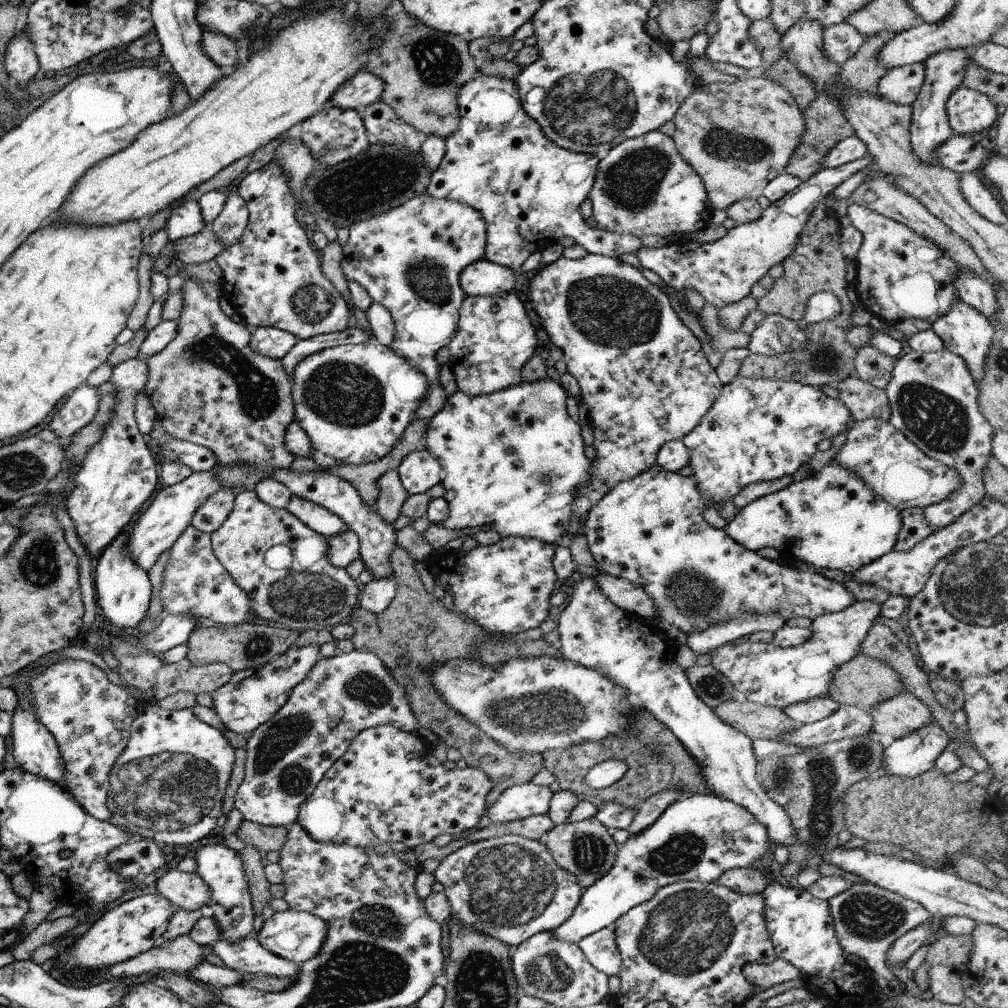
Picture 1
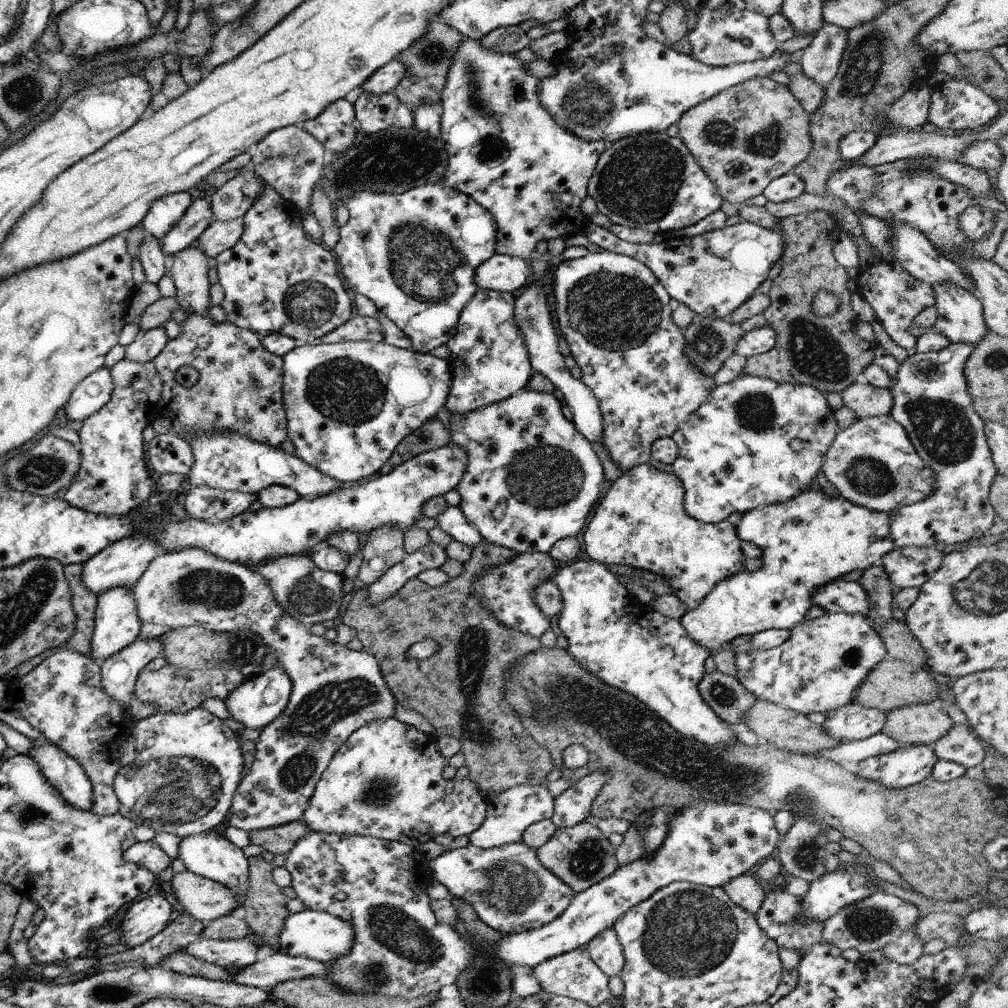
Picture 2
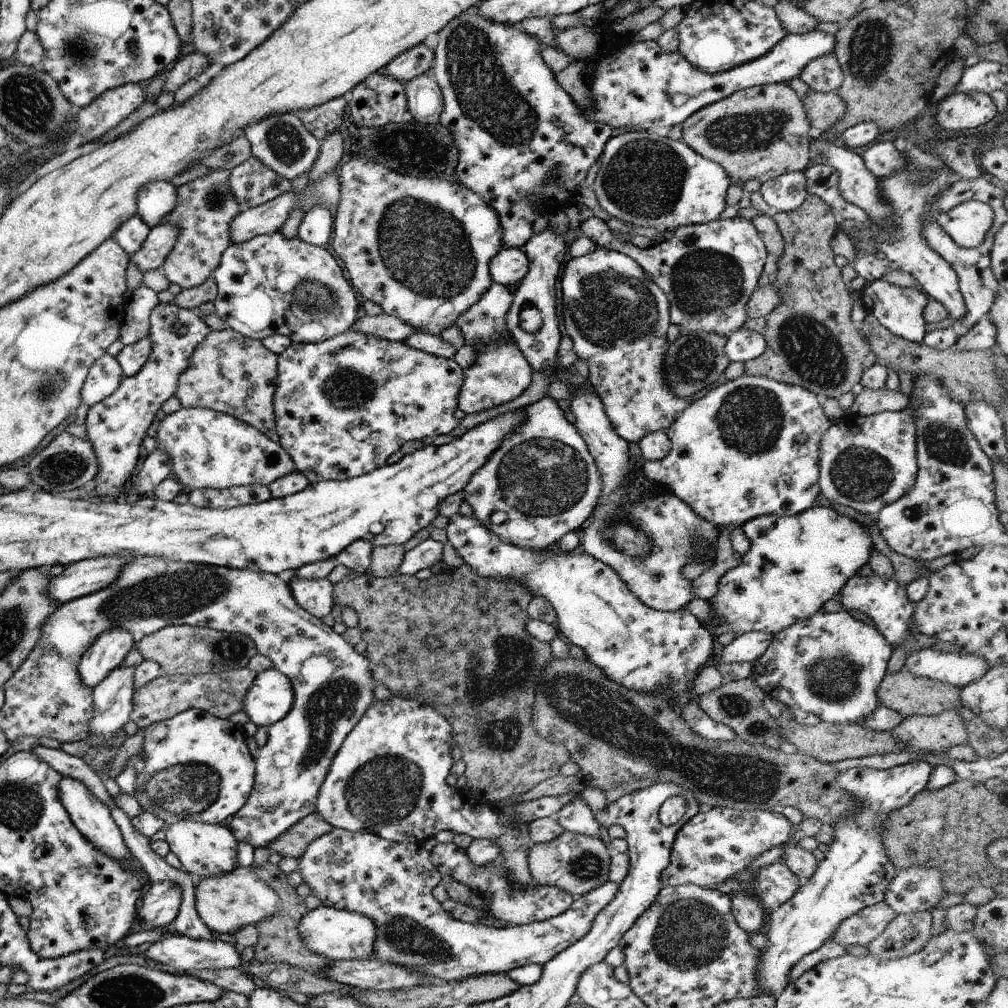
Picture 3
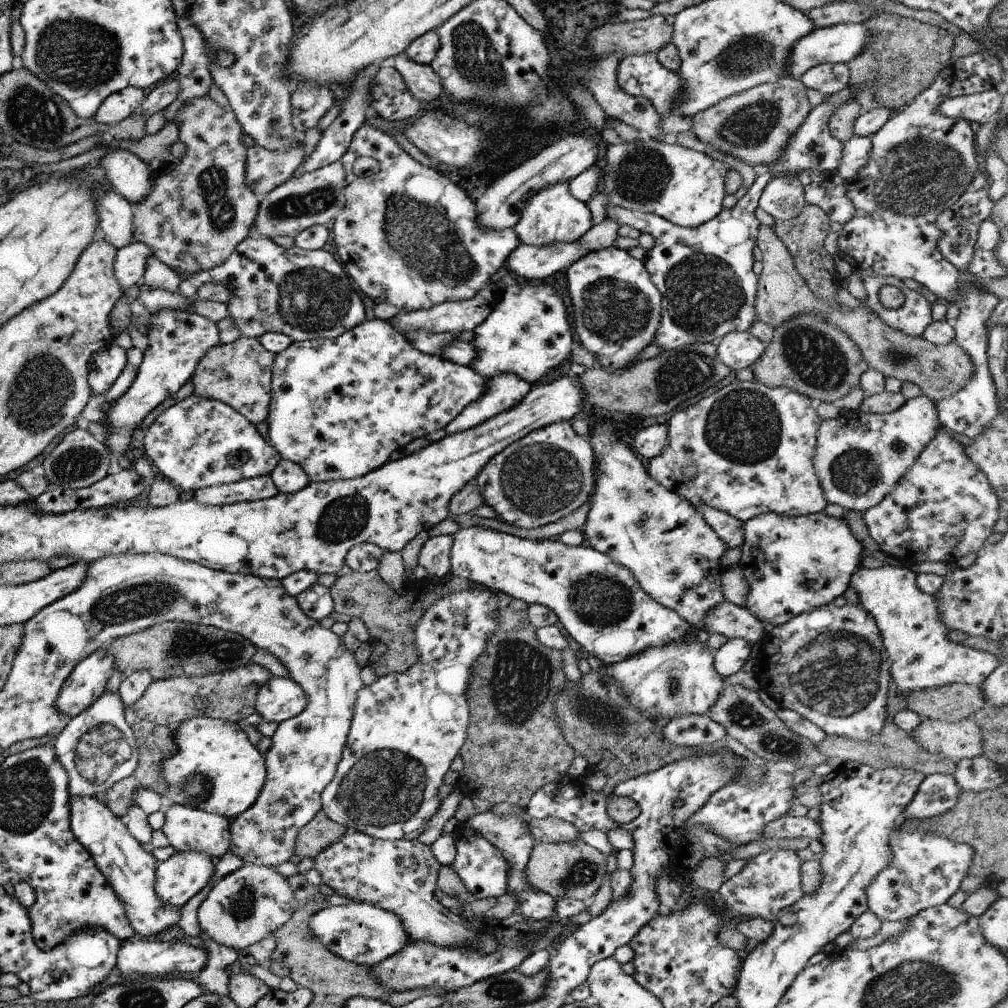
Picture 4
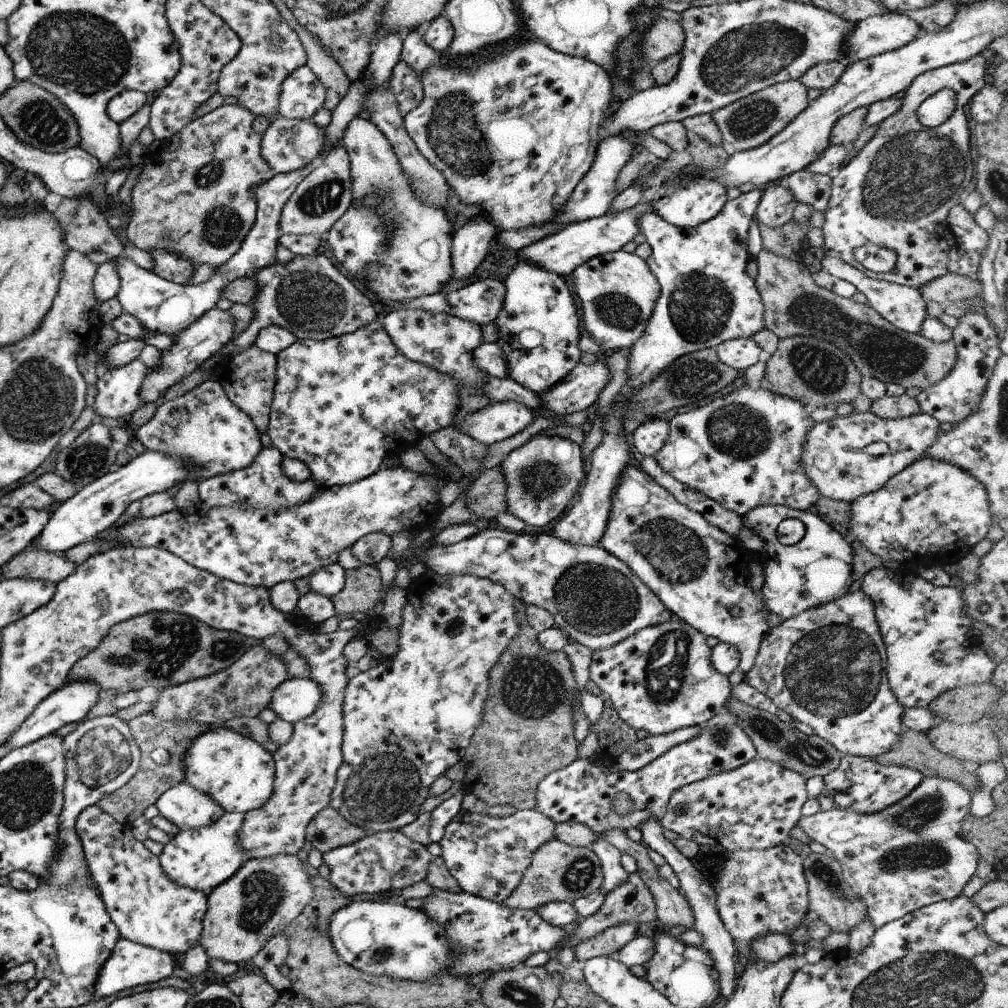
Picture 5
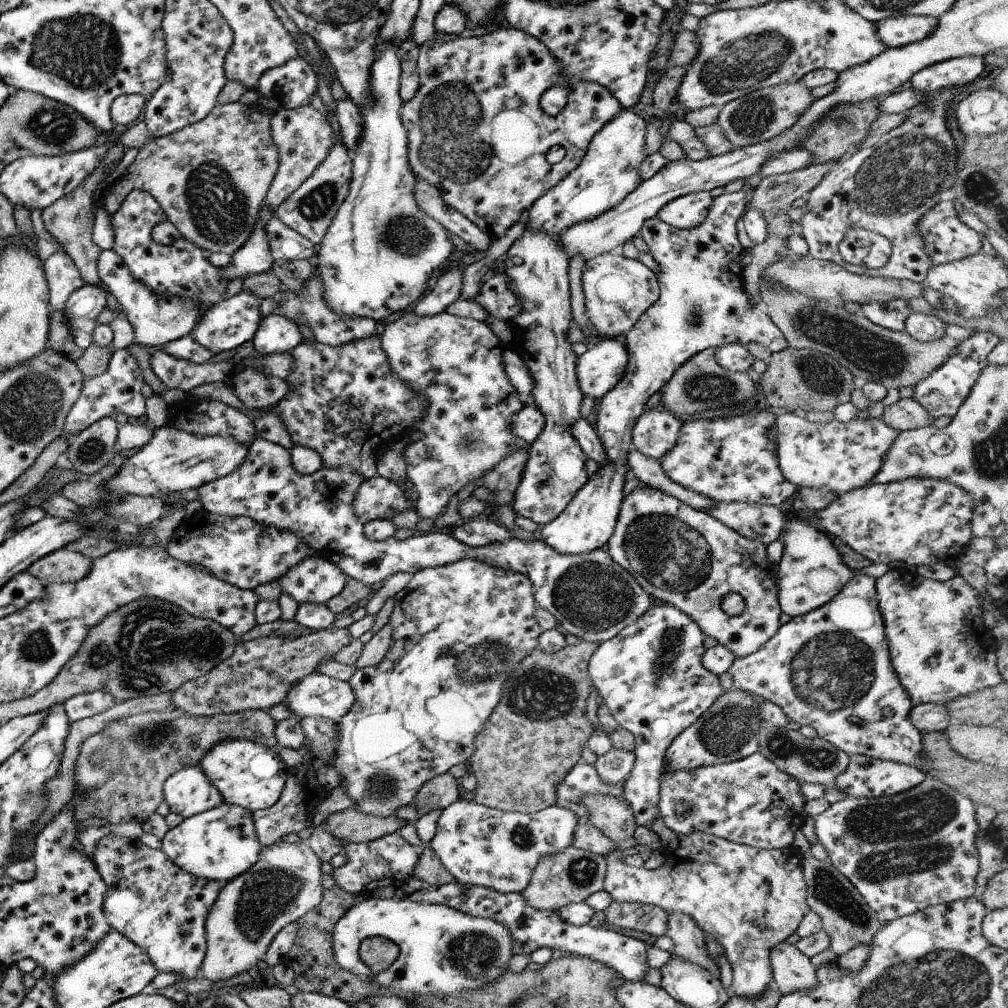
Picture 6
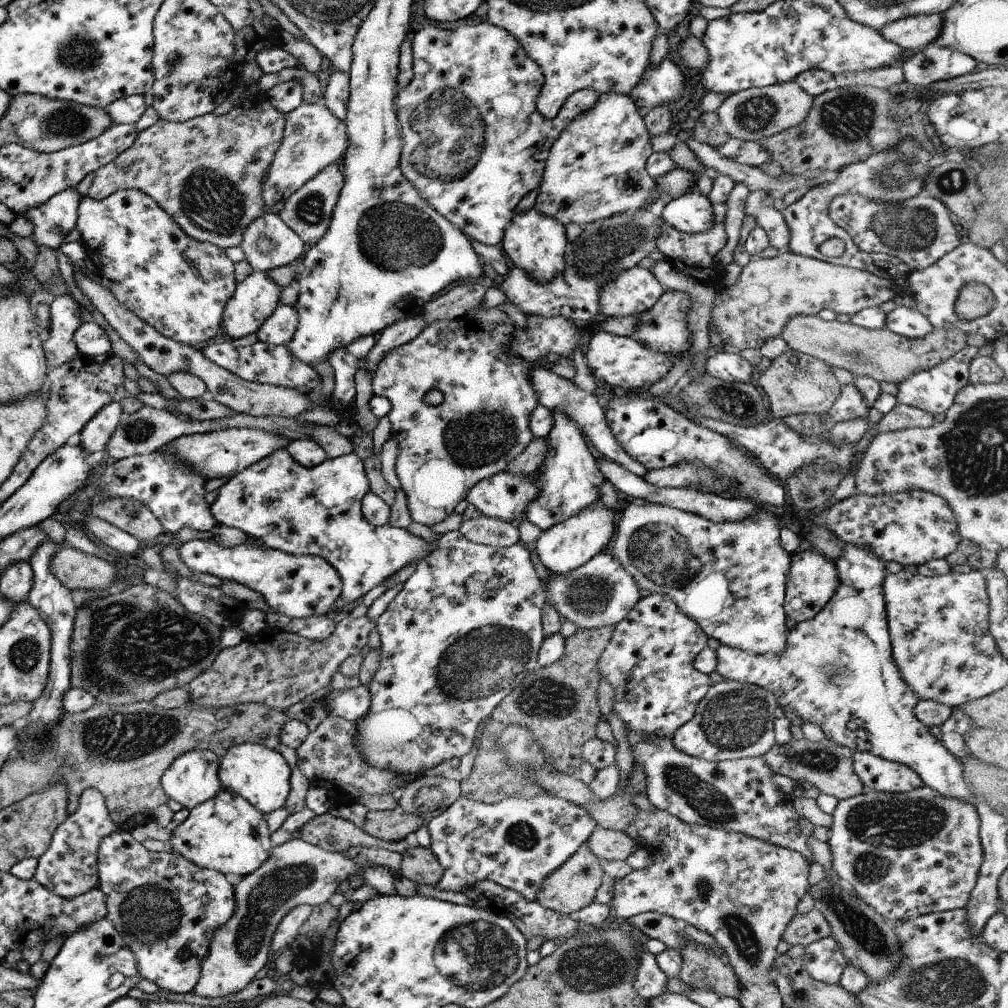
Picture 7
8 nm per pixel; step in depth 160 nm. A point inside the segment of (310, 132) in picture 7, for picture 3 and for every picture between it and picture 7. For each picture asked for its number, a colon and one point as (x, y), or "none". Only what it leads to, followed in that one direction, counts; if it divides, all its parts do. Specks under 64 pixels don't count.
3: (251, 183)
4: (264, 169)
5: (286, 145)
6: (302, 136)

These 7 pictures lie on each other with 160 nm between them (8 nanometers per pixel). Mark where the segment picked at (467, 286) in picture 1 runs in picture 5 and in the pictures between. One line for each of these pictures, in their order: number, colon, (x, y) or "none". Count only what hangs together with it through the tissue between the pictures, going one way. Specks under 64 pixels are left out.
2: (500, 273)
3: (510, 265)
4: (533, 263)
5: (560, 252)

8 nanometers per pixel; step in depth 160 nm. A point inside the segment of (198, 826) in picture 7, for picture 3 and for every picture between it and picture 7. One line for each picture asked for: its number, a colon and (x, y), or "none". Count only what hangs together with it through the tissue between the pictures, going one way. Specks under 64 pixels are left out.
3: (159, 905)
4: (183, 874)
5: (200, 859)
6: (218, 844)

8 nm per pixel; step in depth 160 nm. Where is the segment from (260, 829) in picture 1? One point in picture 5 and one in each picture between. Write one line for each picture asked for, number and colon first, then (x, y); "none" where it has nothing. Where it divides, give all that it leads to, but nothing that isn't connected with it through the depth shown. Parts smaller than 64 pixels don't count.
2: (280, 840)
3: (292, 843)
4: (319, 832)
5: (327, 830)

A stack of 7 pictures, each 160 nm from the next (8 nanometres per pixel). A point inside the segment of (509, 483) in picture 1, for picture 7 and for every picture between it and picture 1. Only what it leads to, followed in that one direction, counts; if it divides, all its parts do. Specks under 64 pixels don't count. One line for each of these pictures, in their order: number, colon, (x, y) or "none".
2: (531, 479)
3: (542, 477)
4: (547, 474)
5: (541, 475)
6: (536, 268)
7: (568, 478)

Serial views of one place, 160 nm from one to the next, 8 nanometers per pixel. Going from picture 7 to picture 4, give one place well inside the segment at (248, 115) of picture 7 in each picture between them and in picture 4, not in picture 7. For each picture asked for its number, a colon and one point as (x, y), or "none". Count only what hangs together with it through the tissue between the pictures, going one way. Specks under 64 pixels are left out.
4: (194, 216)
5: (195, 201)
6: (210, 178)

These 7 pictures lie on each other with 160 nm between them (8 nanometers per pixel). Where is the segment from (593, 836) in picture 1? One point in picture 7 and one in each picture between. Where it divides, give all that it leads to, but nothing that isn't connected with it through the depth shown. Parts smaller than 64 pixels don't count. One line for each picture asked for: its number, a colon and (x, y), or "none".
2: (580, 856)
3: (576, 864)
4: (572, 870)
5: (558, 872)
6: (569, 876)
7: (573, 885)

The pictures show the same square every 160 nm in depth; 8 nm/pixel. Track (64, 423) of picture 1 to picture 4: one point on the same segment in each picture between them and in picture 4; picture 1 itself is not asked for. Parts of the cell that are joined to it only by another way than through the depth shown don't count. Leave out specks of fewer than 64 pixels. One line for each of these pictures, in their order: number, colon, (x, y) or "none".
2: (94, 391)
3: (104, 375)
4: (106, 364)

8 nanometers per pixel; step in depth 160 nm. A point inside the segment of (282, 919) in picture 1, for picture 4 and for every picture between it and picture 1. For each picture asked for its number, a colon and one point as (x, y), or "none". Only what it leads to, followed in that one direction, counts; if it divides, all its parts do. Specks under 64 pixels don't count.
2: (316, 935)
3: (339, 935)
4: (359, 933)

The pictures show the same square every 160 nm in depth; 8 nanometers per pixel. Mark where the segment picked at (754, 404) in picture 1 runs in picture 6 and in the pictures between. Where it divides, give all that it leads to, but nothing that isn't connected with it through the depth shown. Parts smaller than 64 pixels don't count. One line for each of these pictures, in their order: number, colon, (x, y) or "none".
2: (754, 442)
3: (748, 448)
4: (747, 449)
5: (742, 449)
6: (730, 459)

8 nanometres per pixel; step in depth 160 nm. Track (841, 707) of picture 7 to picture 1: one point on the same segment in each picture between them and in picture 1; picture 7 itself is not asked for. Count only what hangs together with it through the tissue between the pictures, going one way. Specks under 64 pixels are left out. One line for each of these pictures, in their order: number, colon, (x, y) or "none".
1: (768, 675)
2: (817, 669)
3: (830, 664)
4: (828, 666)
5: (825, 667)
6: (830, 669)

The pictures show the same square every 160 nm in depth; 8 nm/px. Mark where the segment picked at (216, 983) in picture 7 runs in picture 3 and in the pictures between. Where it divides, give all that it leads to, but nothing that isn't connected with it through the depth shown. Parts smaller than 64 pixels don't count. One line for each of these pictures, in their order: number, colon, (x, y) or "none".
3: (226, 903)
4: (250, 903)
5: (262, 896)
6: (284, 883)

